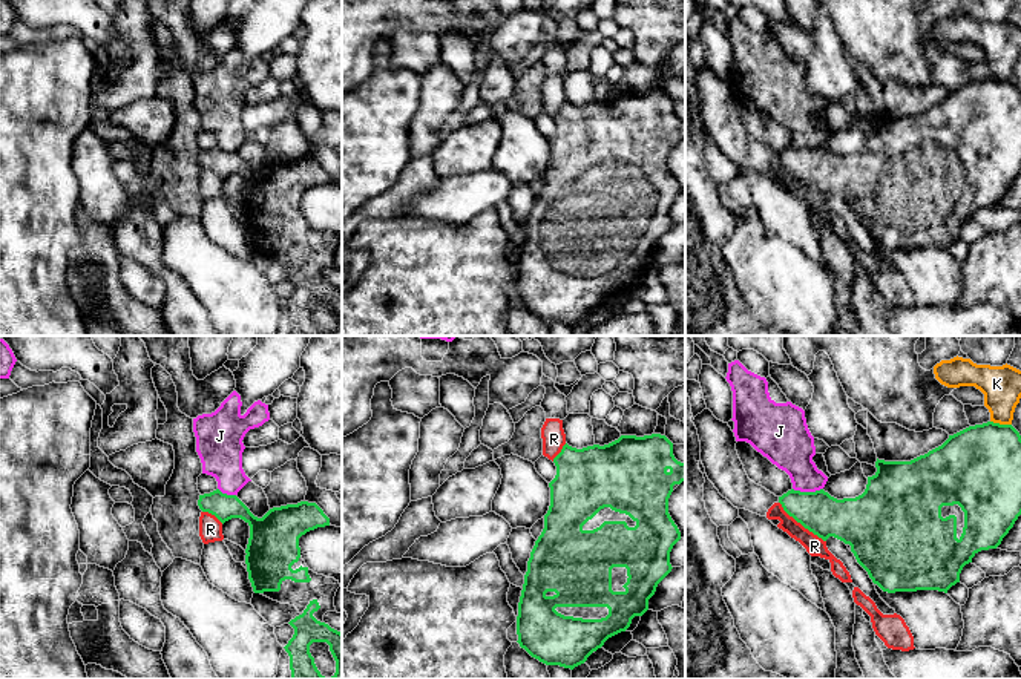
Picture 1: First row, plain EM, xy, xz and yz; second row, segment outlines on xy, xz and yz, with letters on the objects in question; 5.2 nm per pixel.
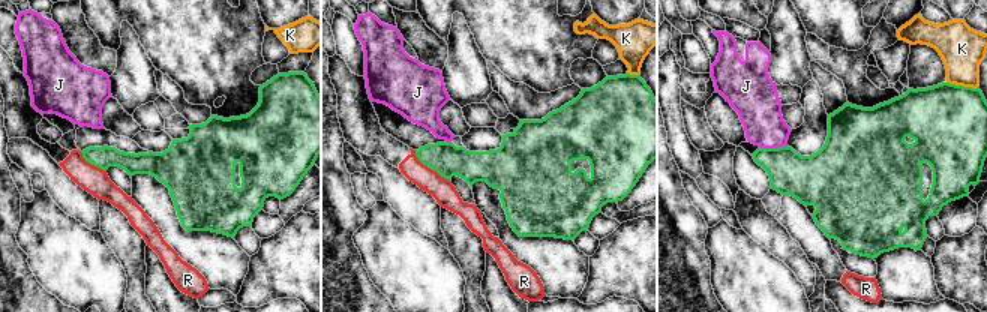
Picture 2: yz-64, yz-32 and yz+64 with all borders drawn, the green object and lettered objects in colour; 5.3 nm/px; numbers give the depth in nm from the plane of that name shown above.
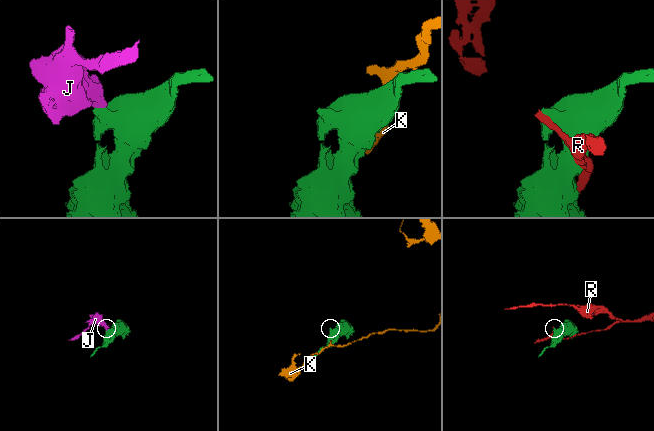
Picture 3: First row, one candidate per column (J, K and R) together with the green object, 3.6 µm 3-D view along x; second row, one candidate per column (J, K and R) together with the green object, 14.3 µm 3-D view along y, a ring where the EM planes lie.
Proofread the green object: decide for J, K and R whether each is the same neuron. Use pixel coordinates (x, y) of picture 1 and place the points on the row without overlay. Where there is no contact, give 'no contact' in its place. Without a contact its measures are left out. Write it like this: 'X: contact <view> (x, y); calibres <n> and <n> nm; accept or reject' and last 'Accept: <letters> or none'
J: contact yz (808, 149); calibres 220 and 240 nm; reject
K: contact yz (1001, 82); calibres 420 and 200 nm; reject
R: contact yz (801, 180); calibres 220 and 100 nm; reject
Accept: none

